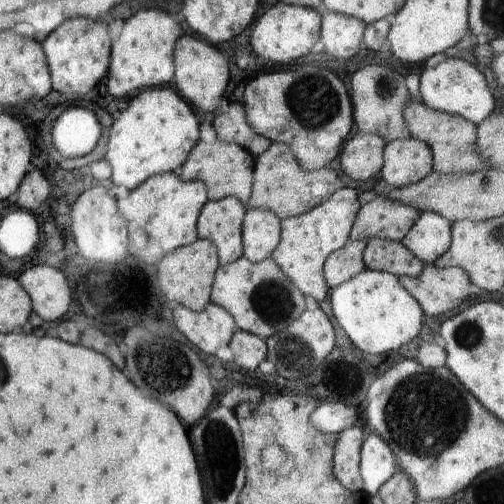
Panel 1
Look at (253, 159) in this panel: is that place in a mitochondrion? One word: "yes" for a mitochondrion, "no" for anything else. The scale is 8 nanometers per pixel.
no

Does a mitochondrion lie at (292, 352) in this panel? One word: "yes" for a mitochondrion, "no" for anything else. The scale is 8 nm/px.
yes

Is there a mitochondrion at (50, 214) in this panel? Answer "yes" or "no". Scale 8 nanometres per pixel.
no

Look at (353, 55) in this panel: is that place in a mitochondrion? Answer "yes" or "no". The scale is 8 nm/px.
no

